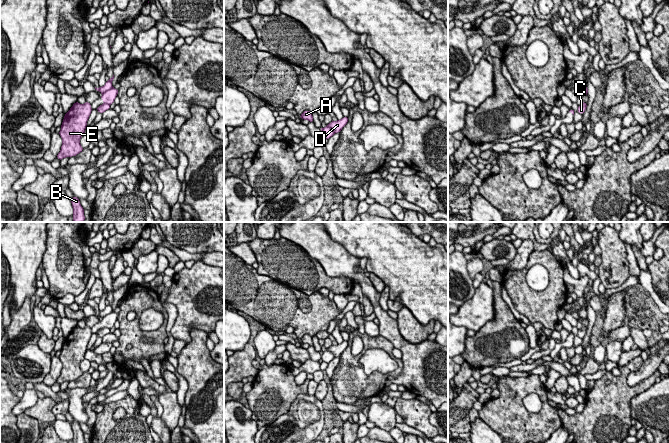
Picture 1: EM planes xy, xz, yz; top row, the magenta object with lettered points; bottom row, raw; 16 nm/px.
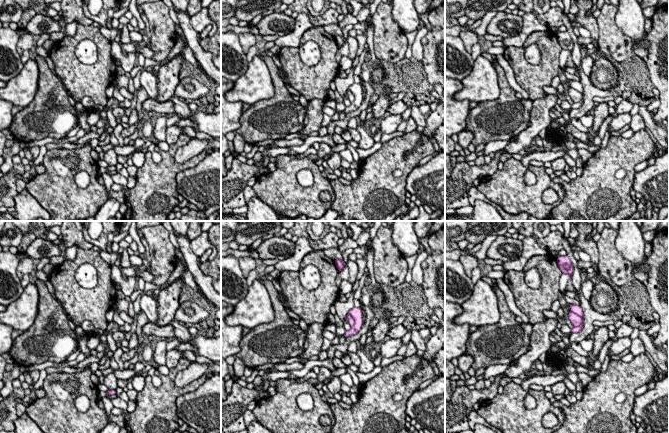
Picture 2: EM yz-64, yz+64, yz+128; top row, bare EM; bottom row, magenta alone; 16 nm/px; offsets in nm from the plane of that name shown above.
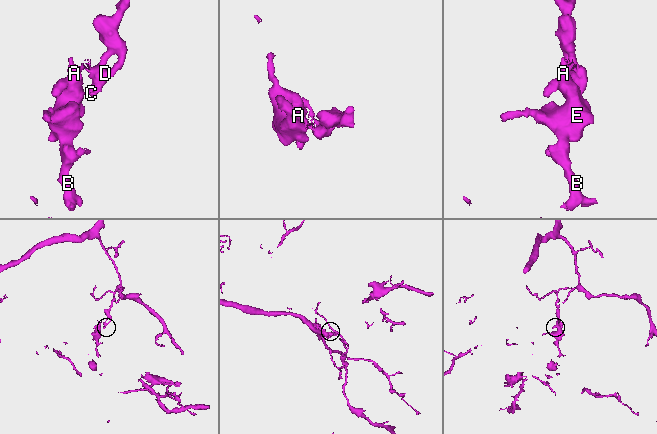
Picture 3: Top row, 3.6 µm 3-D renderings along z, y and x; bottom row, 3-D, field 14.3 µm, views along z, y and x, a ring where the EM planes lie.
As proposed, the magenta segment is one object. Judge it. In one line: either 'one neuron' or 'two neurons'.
two neurons

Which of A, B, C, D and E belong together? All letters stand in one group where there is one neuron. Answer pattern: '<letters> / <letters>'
A B E / C D

